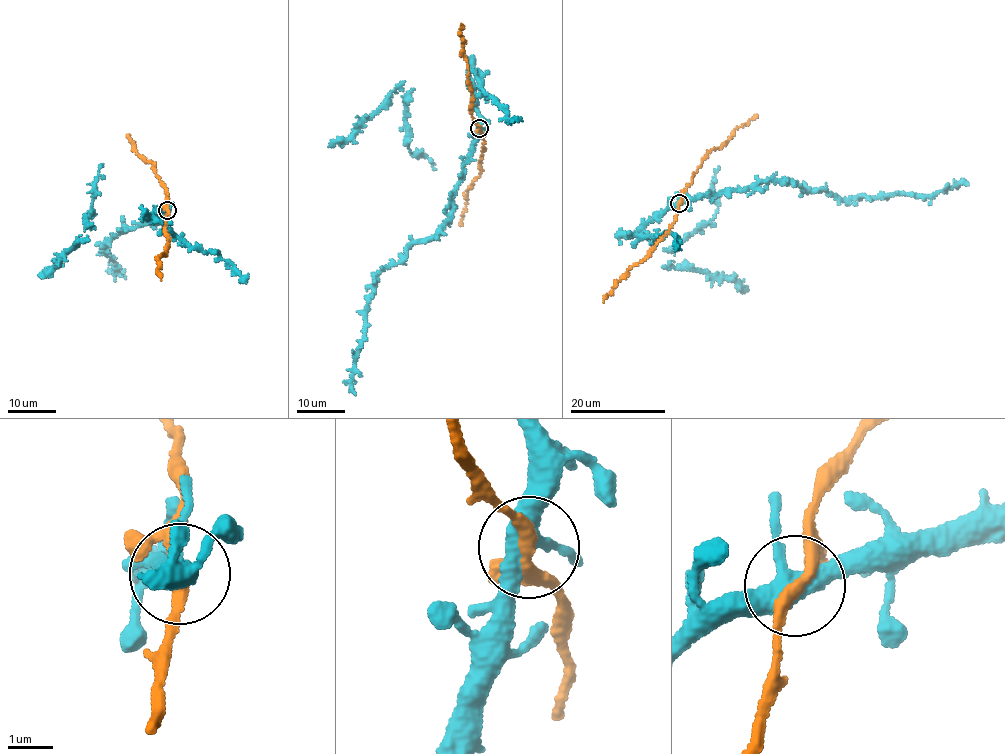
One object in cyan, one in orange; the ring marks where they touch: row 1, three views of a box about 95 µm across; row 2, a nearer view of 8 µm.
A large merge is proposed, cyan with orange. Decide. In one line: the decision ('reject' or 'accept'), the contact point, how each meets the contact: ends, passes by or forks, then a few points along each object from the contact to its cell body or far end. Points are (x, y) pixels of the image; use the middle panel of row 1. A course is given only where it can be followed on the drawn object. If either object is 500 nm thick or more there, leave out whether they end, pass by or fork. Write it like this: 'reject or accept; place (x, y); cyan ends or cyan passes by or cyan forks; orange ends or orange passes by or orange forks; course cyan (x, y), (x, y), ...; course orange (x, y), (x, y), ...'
accept; place (479, 128); cyan forks; orange passes by; course cyan (480, 128), (448, 220), (434, 236), (414, 241), (404, 256), (379, 274), (352, 376), (355, 393); course orange (480, 128), (485, 149), (480, 161), (481, 169), (467, 190), (460, 226)

